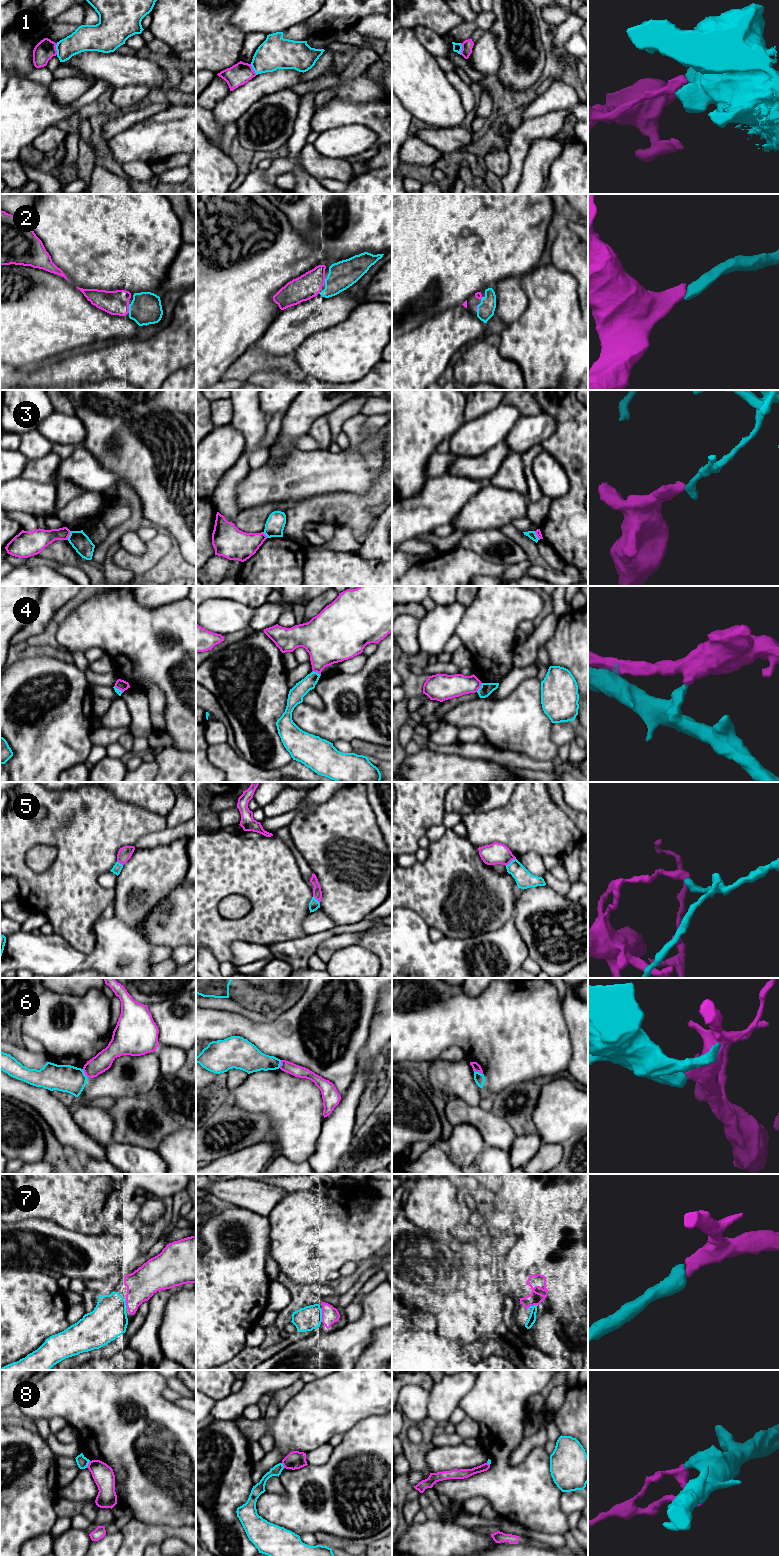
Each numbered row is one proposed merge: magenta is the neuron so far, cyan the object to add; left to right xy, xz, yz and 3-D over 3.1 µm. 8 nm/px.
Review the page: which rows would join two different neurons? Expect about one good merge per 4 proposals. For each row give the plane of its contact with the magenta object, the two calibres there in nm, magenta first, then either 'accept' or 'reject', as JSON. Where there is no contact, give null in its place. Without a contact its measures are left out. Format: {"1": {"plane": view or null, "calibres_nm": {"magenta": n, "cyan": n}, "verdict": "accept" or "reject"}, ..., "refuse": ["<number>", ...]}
{"1": {"plane": "xy", "calibres_nm": {"magenta": 160, "cyan": 200}, "verdict": "reject"}, "2": {"plane": "xy", "calibres_nm": {"magenta": 190, "cyan": 260}, "verdict": "accept"}, "3": {"plane": "xy", "calibres_nm": {"magenta": 160, "cyan": 150}, "verdict": "reject"}, "4": {"plane": "yz", "calibres_nm": {"magenta": 190, "cyan": 100}, "verdict": "reject"}, "5": {"plane": "yz", "calibres_nm": {"magenta": 180, "cyan": 140}, "verdict": "reject"}, "6": {"plane": "xy", "calibres_nm": {"magenta": 150, "cyan": 220}, "verdict": "reject"}, "7": {"plane": "xz", "calibres_nm": {"magenta": 140, "cyan": 190}, "verdict": "accept"}, "8": {"plane": "xy", "calibres_nm": {"magenta": 170, "cyan": 90}, "verdict": "reject"}, "refuse": ["1", "3", "4", "5", "6", "8"]}

